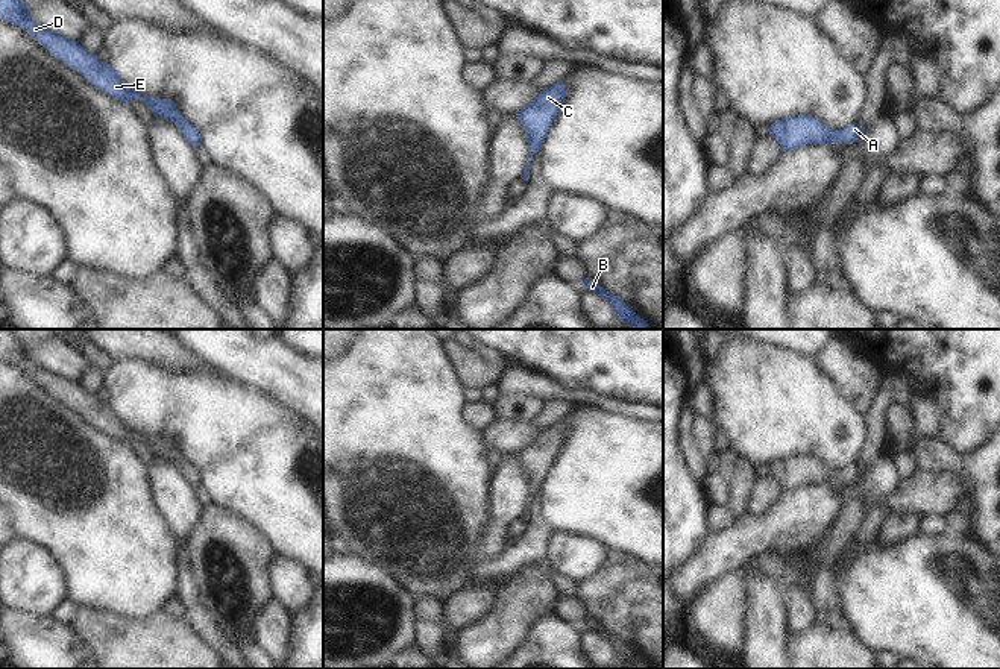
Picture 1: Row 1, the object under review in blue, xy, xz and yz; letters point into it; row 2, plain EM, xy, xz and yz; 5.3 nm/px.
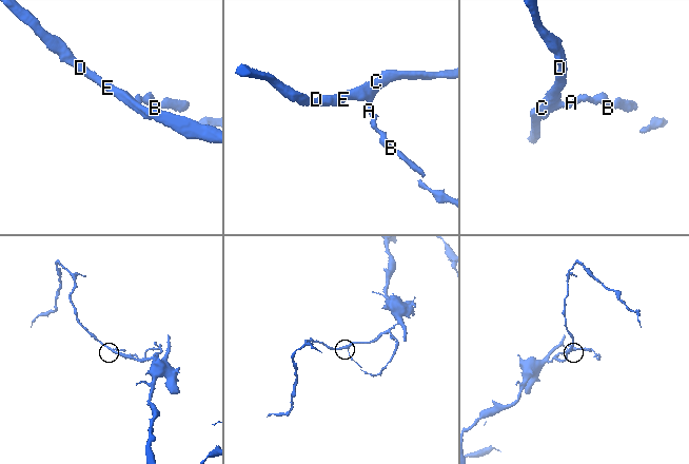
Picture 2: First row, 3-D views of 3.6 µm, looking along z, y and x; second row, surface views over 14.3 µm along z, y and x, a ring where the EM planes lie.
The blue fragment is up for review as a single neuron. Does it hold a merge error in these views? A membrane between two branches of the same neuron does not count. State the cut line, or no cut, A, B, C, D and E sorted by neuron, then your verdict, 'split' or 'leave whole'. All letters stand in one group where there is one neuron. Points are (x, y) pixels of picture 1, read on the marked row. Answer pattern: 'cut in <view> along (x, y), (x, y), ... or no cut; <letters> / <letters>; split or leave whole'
no cut; A B C D E; leave whole

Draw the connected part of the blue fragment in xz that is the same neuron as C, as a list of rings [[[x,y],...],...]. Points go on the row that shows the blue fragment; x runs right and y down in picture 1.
[[[557,82],[552,86],[540,91],[534,102],[531,102],[528,106],[525,106],[516,114],[517,120],[520,121],[527,133],[530,149],[527,158],[528,162],[522,174],[522,179],[525,182],[528,182],[530,177],[528,167],[533,159],[533,155],[540,152],[546,133],[564,102],[566,91],[568,91],[566,85]]]

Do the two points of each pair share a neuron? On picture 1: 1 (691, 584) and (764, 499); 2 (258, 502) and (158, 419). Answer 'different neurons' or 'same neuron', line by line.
1: different neurons
2: same neuron

